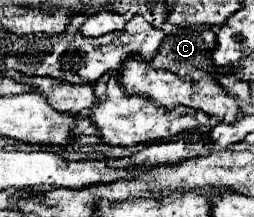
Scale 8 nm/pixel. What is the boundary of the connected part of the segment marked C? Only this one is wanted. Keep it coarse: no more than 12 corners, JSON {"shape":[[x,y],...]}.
{"shape":[[212,26],[174,28],[148,66],[214,76]]}

